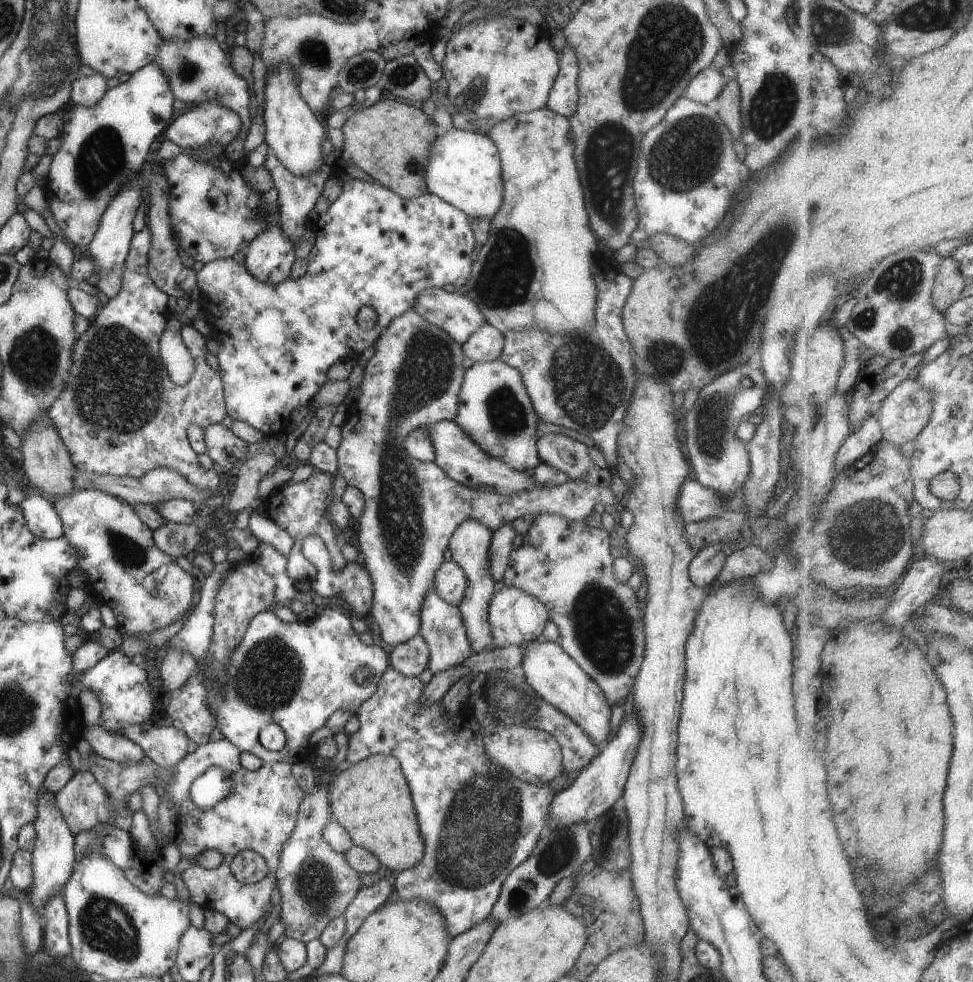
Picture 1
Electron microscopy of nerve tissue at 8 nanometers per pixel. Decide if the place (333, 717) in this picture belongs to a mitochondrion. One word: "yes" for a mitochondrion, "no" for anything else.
no

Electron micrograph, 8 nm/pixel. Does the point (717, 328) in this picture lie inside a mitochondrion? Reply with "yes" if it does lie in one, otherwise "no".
yes

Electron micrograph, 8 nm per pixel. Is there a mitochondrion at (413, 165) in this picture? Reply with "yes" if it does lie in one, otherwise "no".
yes

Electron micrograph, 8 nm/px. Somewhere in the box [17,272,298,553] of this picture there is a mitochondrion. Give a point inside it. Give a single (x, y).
(116, 389)

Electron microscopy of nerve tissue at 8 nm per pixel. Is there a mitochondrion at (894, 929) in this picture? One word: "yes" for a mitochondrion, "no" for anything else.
no

